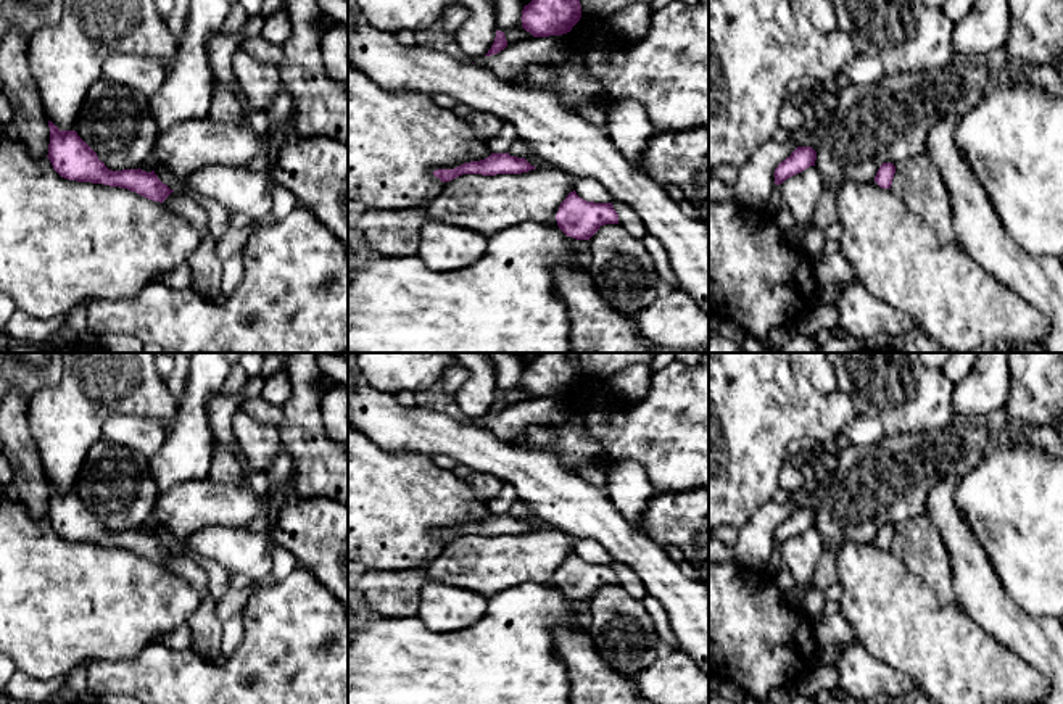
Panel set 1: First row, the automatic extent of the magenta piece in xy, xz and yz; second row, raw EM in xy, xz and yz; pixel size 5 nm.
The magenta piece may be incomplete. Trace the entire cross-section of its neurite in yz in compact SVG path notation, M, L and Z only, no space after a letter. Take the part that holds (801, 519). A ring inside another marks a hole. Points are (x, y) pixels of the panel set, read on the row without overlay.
M797 507L784 522L775 530L775 545L780 546L786 540L815 527L817 512L812 507Z

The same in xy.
M52 482L48 520L64 540L103 545L135 553L148 561L163 564L174 551L163 545L155 532L139 530L111 532L76 491L60 491Z

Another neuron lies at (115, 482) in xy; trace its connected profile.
M106 440L89 449L74 491L111 532L139 530L159 495L148 458Z

